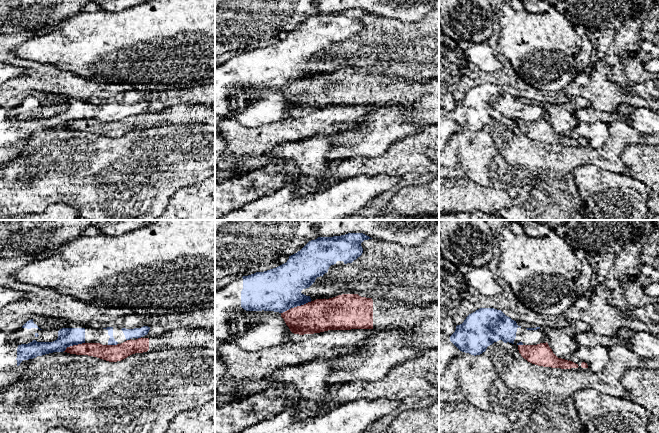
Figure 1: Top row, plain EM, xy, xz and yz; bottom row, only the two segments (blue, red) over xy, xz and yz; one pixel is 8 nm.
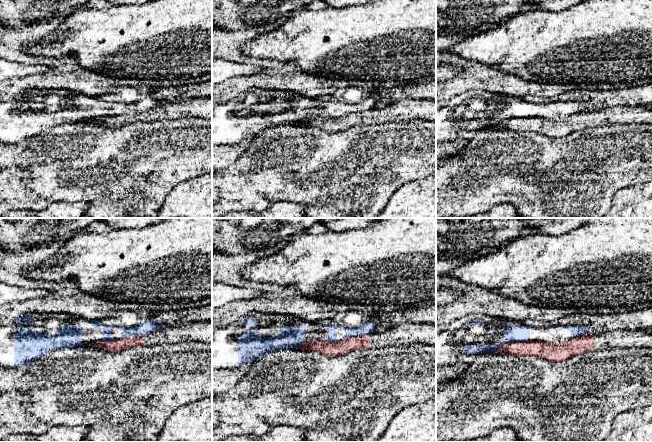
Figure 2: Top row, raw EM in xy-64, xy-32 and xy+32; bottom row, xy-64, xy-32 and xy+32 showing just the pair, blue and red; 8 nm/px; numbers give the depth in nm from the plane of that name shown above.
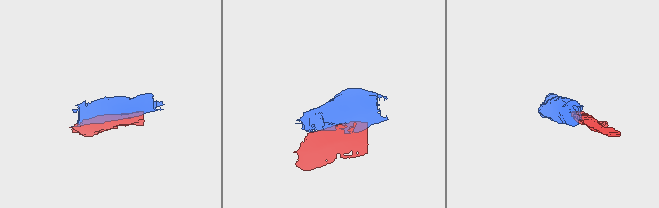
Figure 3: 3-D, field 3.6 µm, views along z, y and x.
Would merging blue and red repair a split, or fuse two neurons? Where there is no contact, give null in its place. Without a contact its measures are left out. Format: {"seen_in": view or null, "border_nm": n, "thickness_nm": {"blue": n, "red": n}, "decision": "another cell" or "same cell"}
{"seen_in": "xz", "border_nm": 260, "thickness_nm": {"blue": 360, "red": 260}, "decision": "another cell"}

